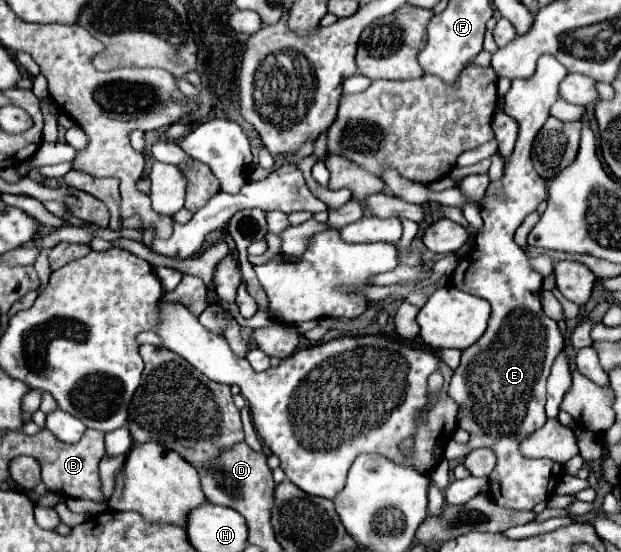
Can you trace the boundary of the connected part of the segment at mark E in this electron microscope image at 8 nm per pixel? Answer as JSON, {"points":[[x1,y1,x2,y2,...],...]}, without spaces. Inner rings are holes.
{"points":[[542,55,538,59,536,73,530,79,514,79,510,91,504,95,504,113,514,117,520,125,518,141,516,141,516,147,510,159,506,159,504,175,496,183,488,185,486,197,482,201,484,227,476,233,476,239,474,239,476,247,468,253,466,261,464,259,458,261,458,267,452,273,452,281,450,281,450,285,454,285,456,289,486,299,492,305,492,315,490,315,490,327,486,329,486,333,474,345,462,351,462,361,460,361,460,367,452,375,448,395,460,405,458,427,470,433,470,441,466,443,466,447,488,445,494,449,498,457,498,463,488,477,490,479,488,495,498,505,518,509,518,511,530,511,540,501,546,501,554,493,554,487,562,475,562,467,558,463,550,459,526,459,518,451,520,441,546,423,546,411,544,411,546,379,550,375,550,367,556,355,564,349,564,337,558,329,558,323,550,319,548,315,544,315,542,311,542,303,540,303,542,275,530,267,526,253,514,241,514,233,524,221,524,217,532,213,546,199,546,181,534,171,530,151,532,151,532,141,536,133,544,127,546,119,550,117,550,107,558,99,558,87,566,75,568,75,566,67,556,57]]}

